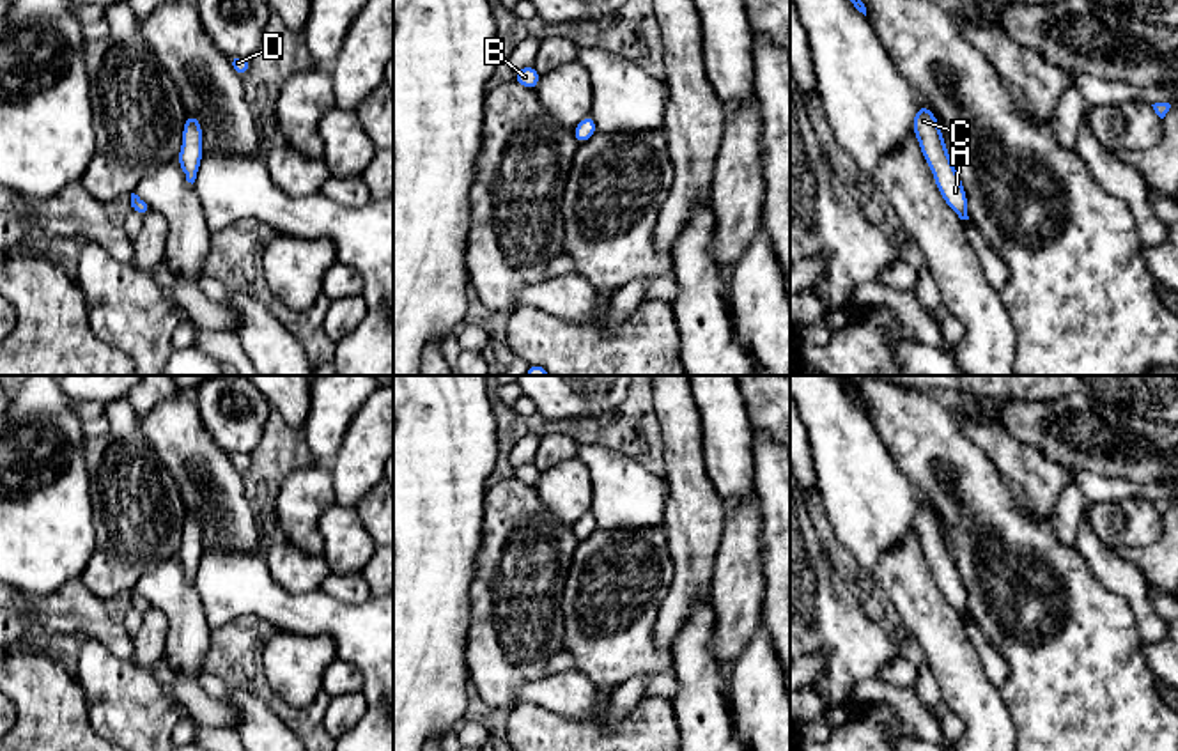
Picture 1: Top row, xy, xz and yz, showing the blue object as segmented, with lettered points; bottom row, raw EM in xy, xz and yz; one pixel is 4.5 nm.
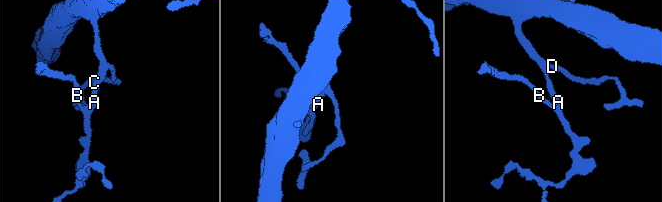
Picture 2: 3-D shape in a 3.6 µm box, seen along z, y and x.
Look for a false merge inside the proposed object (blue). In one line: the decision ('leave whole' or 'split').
leave whole

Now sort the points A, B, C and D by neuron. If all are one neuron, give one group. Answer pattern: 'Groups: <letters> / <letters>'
Groups: A B C D

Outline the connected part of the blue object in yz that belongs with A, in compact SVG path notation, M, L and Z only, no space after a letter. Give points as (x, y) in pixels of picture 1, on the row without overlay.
M918 503L912 528L918 533L930 567L934 569L934 577L944 599L960 616L969 616L965 586L948 551L939 519L930 505Z

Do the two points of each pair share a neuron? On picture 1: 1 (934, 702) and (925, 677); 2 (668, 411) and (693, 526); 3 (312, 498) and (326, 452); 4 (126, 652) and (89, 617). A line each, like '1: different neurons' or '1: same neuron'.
1: same neuron
2: same neuron
3: different neurons
4: same neuron

